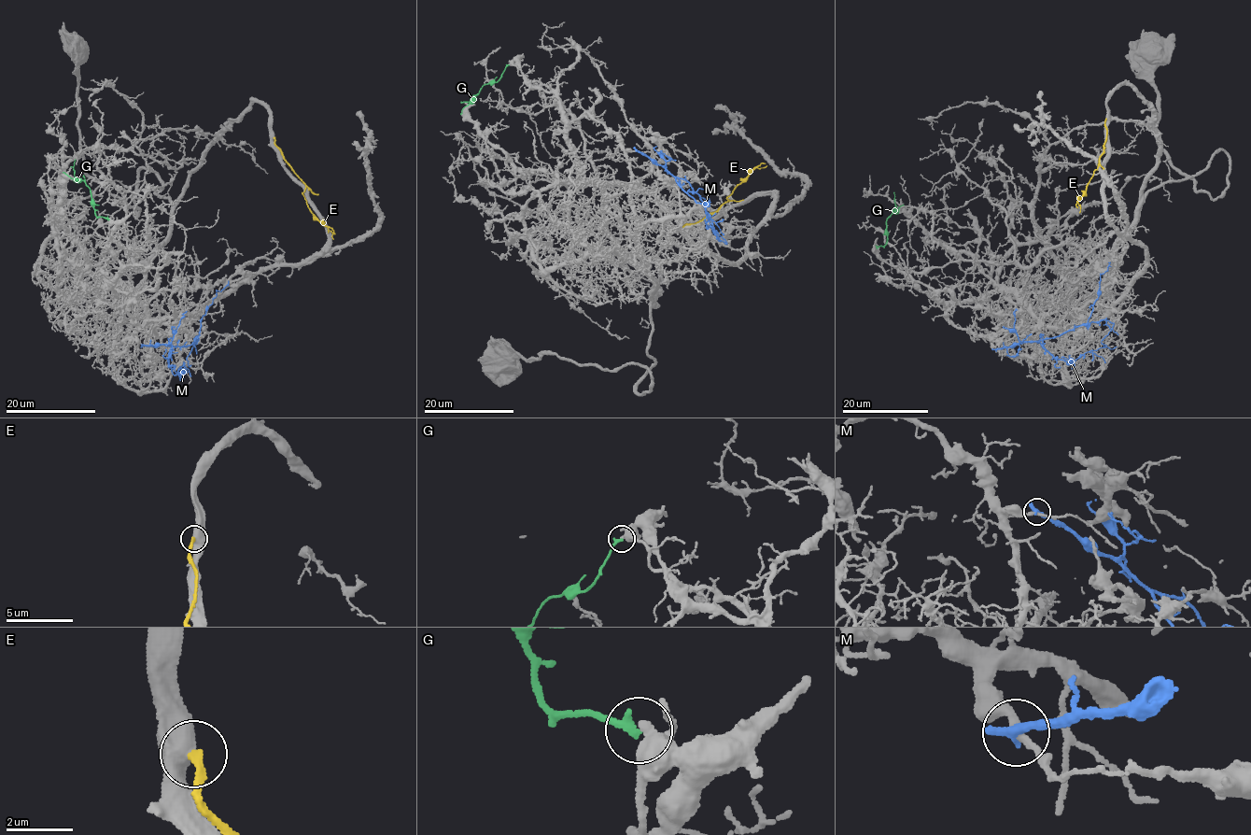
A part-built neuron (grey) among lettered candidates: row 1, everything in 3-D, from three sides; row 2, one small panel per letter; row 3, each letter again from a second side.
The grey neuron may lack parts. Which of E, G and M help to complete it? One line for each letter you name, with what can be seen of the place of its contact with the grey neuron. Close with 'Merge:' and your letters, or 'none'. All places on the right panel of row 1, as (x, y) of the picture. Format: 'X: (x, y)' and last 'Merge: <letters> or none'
Merge: none

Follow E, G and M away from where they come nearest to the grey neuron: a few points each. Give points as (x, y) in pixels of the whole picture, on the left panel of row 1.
E: (274, 137), (274, 145), (282, 158), (305, 184), (302, 194), (308, 208), (333, 233), (333, 239)
G: (109, 219), (95, 213), (90, 190), (75, 176), (76, 160)
M: (142, 345), (191, 345), (196, 339), (205, 309), (228, 281)

